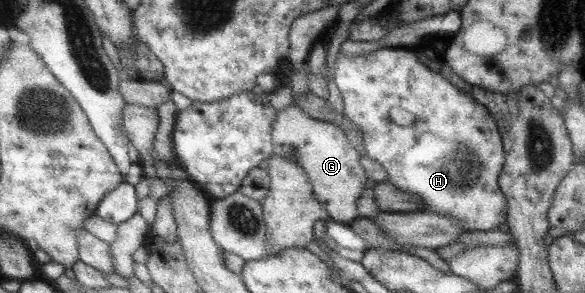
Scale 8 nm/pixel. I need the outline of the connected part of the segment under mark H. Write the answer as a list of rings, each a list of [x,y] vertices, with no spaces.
[[[391,47],[377,48],[364,55],[340,56],[334,62],[334,83],[342,95],[344,104],[343,115],[353,124],[356,124],[363,133],[366,156],[377,161],[385,172],[385,182],[401,189],[402,191],[413,193],[421,201],[421,209],[425,212],[443,213],[452,216],[457,224],[461,225],[463,231],[478,230],[488,231],[496,228],[500,223],[505,223],[506,219],[506,200],[498,187],[498,175],[502,170],[505,153],[499,131],[495,121],[490,116],[484,105],[478,104],[469,94],[462,93],[453,85],[450,85],[439,72],[433,73],[418,61],[416,53],[409,52],[407,48]]]

